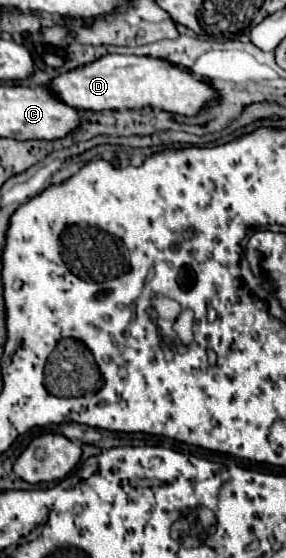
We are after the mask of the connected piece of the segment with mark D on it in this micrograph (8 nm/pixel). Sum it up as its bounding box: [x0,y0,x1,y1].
[49,55,215,115]

